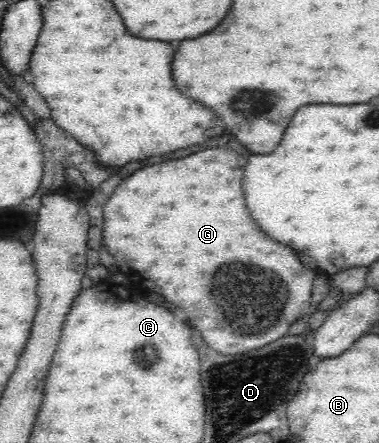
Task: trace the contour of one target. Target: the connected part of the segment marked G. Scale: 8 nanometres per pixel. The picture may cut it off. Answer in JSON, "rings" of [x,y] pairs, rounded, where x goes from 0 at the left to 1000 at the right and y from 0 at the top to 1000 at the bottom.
{"rings":[[[609,309],[583,334],[546,334],[546,339],[515,343],[504,352],[488,352],[478,361],[441,361],[441,366],[425,366],[425,370],[388,375],[388,379],[361,384],[356,393],[346,393],[335,406],[325,406],[303,424],[303,433],[288,442],[282,465],[272,474],[272,492],[277,492],[277,501],[272,501],[277,506],[277,515],[272,515],[272,551],[303,578],[309,600],[319,600],[325,609],[330,609],[330,600],[346,605],[346,609],[356,609],[372,628],[383,628],[393,637],[388,650],[404,641],[398,650],[414,655],[414,641],[425,641],[430,668],[441,668],[441,677],[456,682],[462,691],[472,691],[488,704],[499,704],[509,731],[520,731],[520,749],[530,749],[530,758],[541,758],[541,777],[551,777],[551,786],[573,790],[578,799],[641,799],[644,795],[665,792],[668,788],[681,788],[697,783],[702,777],[726,772],[726,767],[739,765],[744,758],[760,756],[763,736],[773,727],[784,727],[794,716],[810,718],[831,698],[821,679],[828,614],[815,614],[784,587],[784,578],[778,578],[778,569],[768,560],[752,560],[747,551],[731,551],[726,542],[710,542],[710,533],[699,533],[683,519],[683,510],[662,497],[662,488],[657,488],[657,479],[646,470],[636,406],[641,406],[641,384],[646,384],[657,352],[662,352],[662,343],[644,334],[625,312]]]}

